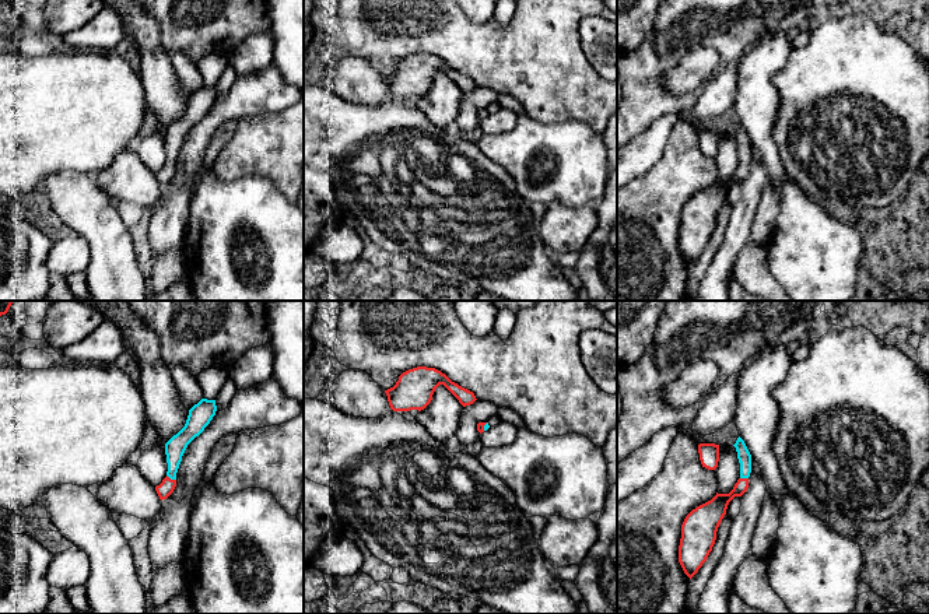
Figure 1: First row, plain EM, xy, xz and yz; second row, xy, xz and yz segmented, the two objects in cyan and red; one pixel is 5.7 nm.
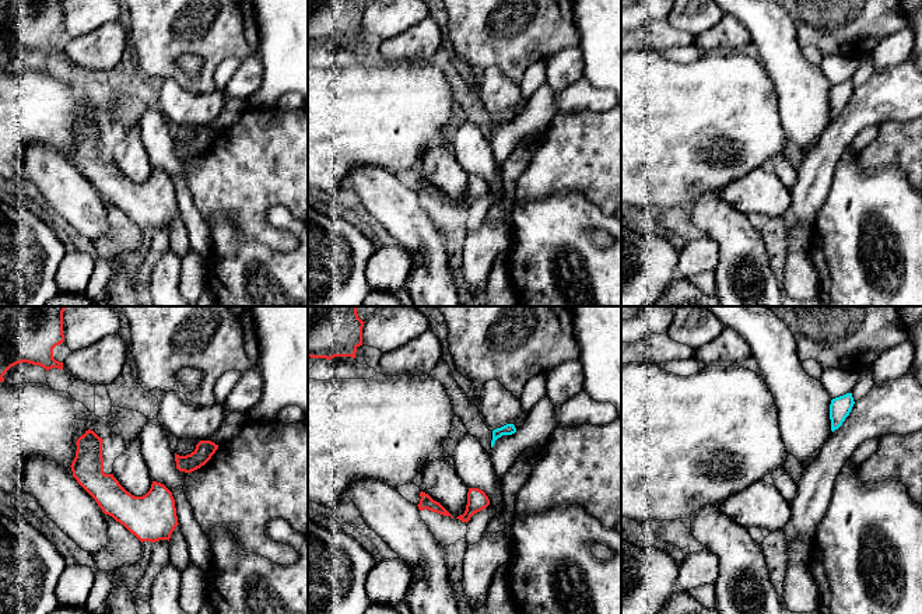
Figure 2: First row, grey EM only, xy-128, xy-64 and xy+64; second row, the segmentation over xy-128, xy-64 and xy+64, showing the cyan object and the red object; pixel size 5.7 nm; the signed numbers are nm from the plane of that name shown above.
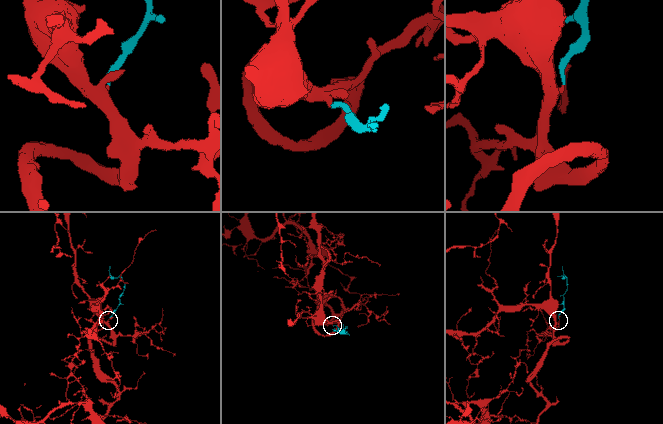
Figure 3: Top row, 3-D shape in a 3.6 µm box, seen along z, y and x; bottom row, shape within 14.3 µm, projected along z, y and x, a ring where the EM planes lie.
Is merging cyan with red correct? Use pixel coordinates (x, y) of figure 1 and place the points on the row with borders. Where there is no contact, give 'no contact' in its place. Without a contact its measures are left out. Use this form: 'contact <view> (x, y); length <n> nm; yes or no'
contact xy (171, 479); length 70 nm; yes

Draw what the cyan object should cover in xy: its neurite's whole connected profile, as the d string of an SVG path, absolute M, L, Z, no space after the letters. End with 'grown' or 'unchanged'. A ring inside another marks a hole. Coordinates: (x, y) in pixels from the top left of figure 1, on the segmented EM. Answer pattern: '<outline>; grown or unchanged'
M201 399L189 410L185 427L165 443L168 471L162 483L155 487L161 501L166 499L176 487L176 473L187 445L204 431L215 411L215 400Z; grown

